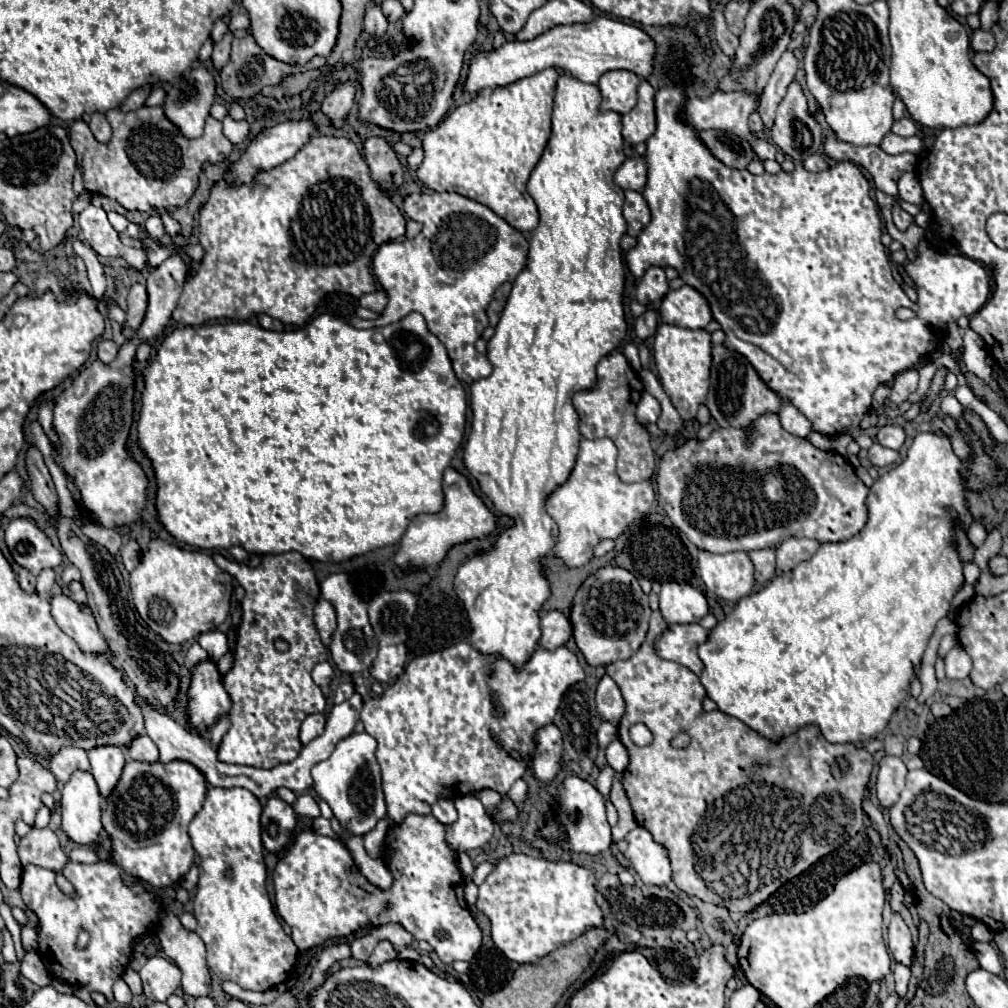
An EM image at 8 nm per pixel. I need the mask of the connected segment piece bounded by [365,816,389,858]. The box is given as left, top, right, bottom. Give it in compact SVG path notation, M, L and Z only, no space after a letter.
M383 816L383 818L379 818L377 826L365 836L365 850L371 858L381 858L381 842L387 834L387 828L389 828L389 818Z

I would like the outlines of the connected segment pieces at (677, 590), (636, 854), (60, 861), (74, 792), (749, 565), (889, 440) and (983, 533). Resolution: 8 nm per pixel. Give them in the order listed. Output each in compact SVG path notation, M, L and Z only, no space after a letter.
M667 582L659 592L659 610L669 624L697 624L707 614L707 600L689 584Z
M637 826L625 836L625 840L629 842L625 856L631 860L631 866L645 884L663 886L671 880L669 854L665 846L655 842L647 828Z
M35 826L31 828L31 832L27 836L21 838L19 858L21 858L23 866L33 864L33 866L53 870L57 874L69 862L69 858L65 856L65 852L59 846L55 832L49 828L35 828Z
M75 772L67 786L61 788L61 828L79 846L99 840L103 798L91 774Z
M699 552L697 568L707 590L727 602L737 602L753 592L753 562L747 552Z
M887 424L877 432L877 440L885 448L899 450L903 446L903 442L905 442L905 430L899 424Z
M973 518L973 524L969 526L969 540L975 544L975 546L981 546L987 538L987 528L985 528L985 522L981 518Z

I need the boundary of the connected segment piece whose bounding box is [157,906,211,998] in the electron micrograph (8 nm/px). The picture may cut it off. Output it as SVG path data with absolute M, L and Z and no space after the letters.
M169 906L159 916L157 936L167 958L173 960L183 974L183 990L195 998L205 996L211 984L211 976L205 964L203 940L195 932L187 930Z

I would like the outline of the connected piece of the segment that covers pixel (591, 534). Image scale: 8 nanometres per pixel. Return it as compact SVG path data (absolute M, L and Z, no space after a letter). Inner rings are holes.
M583 438L581 446L579 446L579 456L577 456L575 468L573 468L569 480L563 486L559 486L547 498L547 512L559 526L559 542L555 544L553 552L555 552L555 556L561 556L565 560L565 564L571 566L571 568L583 566L585 562L589 562L593 558L593 548L601 540L619 538L629 528L629 524L633 524L637 518L647 514L651 504L653 504L655 488L653 488L651 480L633 482L633 484L621 482L621 478L617 476L615 458L617 458L617 448L615 448L615 444L609 438L597 438L597 440Z

